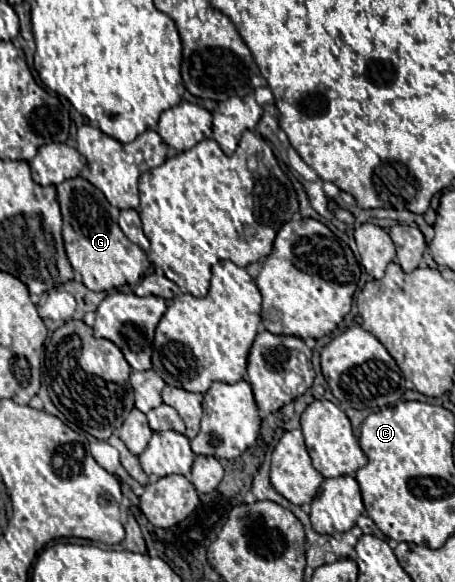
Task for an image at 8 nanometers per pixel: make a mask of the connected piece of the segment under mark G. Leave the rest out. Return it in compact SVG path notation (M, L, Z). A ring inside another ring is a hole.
M83 177L67 179L57 185L61 215L63 215L63 241L69 263L81 275L83 285L91 291L111 291L123 285L137 283L151 267L145 251L131 243L117 225L119 209L113 207L105 195Z

